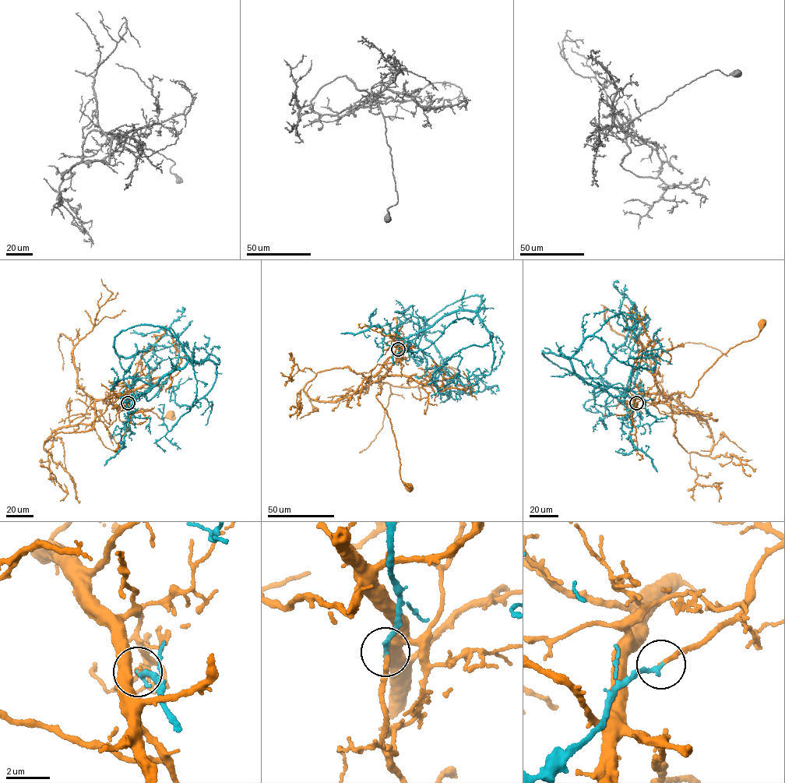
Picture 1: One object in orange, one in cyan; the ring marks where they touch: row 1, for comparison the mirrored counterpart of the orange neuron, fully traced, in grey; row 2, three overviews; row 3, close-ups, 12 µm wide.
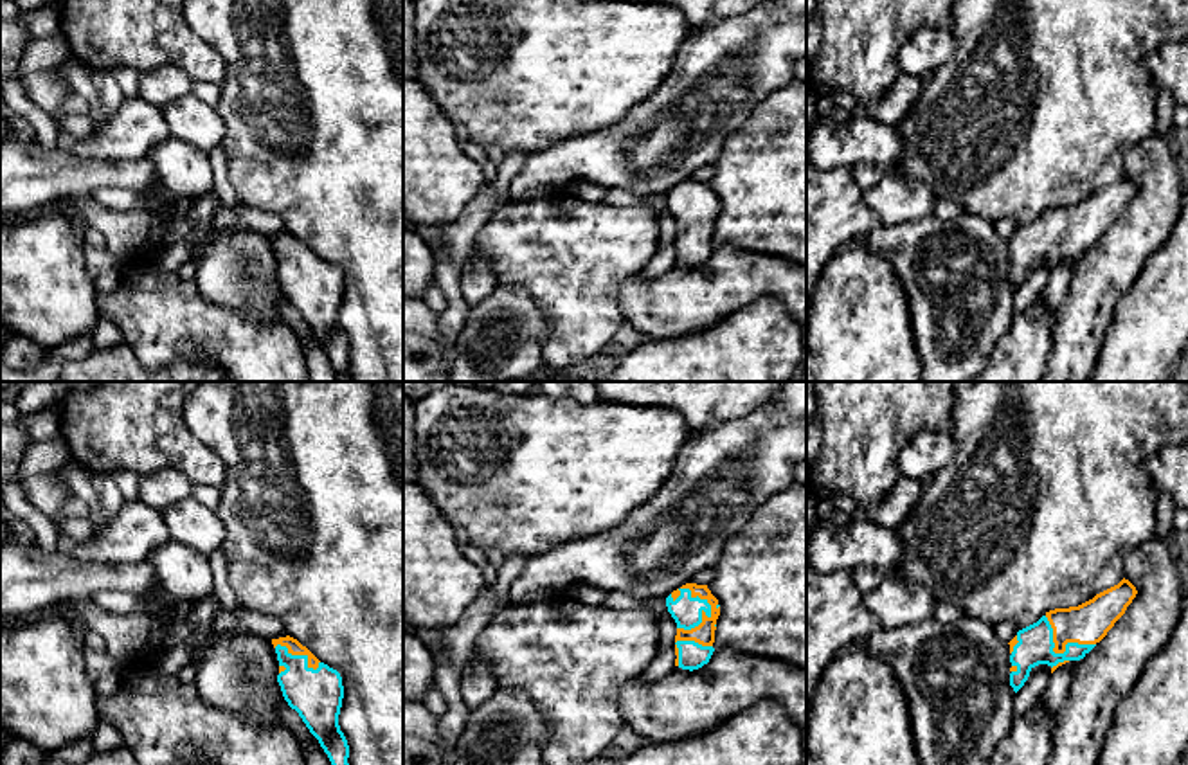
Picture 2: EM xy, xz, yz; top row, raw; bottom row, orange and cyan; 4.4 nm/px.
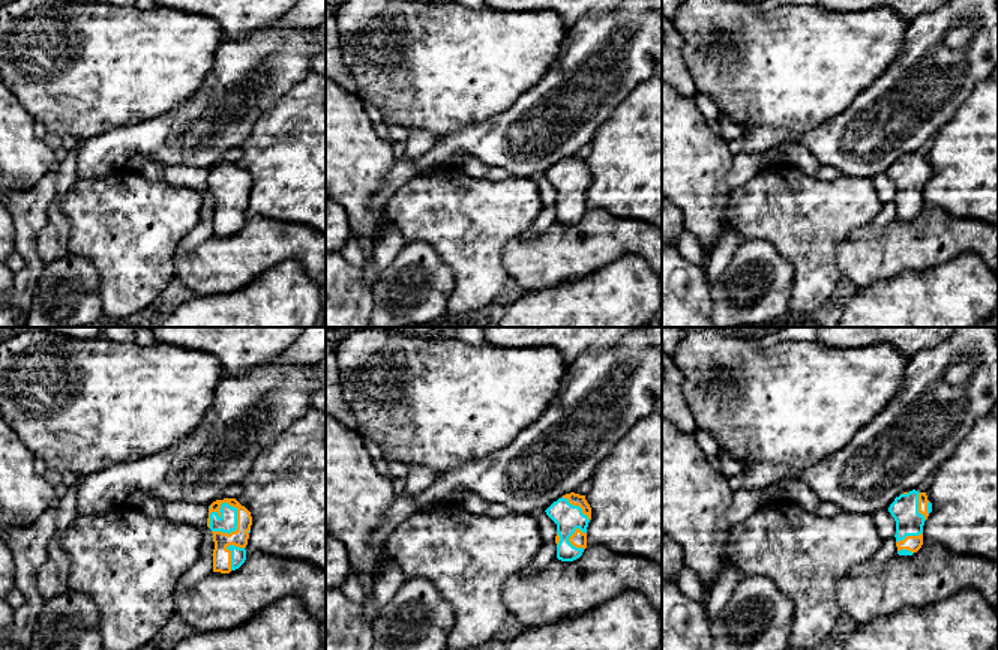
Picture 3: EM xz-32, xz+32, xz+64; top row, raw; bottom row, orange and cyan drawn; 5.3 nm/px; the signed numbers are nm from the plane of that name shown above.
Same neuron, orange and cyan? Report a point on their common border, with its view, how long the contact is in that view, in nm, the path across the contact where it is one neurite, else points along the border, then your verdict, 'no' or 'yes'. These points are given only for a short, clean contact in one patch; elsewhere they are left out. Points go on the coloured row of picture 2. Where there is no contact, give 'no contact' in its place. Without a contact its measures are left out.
xz (693, 596) | 220 nm | no

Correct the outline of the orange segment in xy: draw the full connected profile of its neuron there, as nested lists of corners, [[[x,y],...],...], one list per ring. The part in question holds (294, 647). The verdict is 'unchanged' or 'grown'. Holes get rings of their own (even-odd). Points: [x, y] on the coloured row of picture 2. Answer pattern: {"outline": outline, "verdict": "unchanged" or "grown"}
{"outline": [[[286,635],[286,637],[279,637],[279,639],[272,639],[274,648],[277,644],[286,646],[288,653],[292,655],[306,655],[308,657],[308,668],[317,670],[319,668],[319,659],[306,648],[302,646],[297,639]]], "verdict": "unchanged"}

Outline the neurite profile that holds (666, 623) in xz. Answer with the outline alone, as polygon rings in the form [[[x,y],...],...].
[[[664,610],[659,617],[659,641],[661,641],[659,648],[666,648],[668,644],[673,644],[675,635],[677,635],[677,623],[671,617],[671,614]]]

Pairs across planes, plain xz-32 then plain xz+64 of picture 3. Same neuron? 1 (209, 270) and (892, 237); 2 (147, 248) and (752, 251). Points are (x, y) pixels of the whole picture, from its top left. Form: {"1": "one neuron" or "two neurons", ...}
{"1": "one neuron", "2": "two neurons"}

